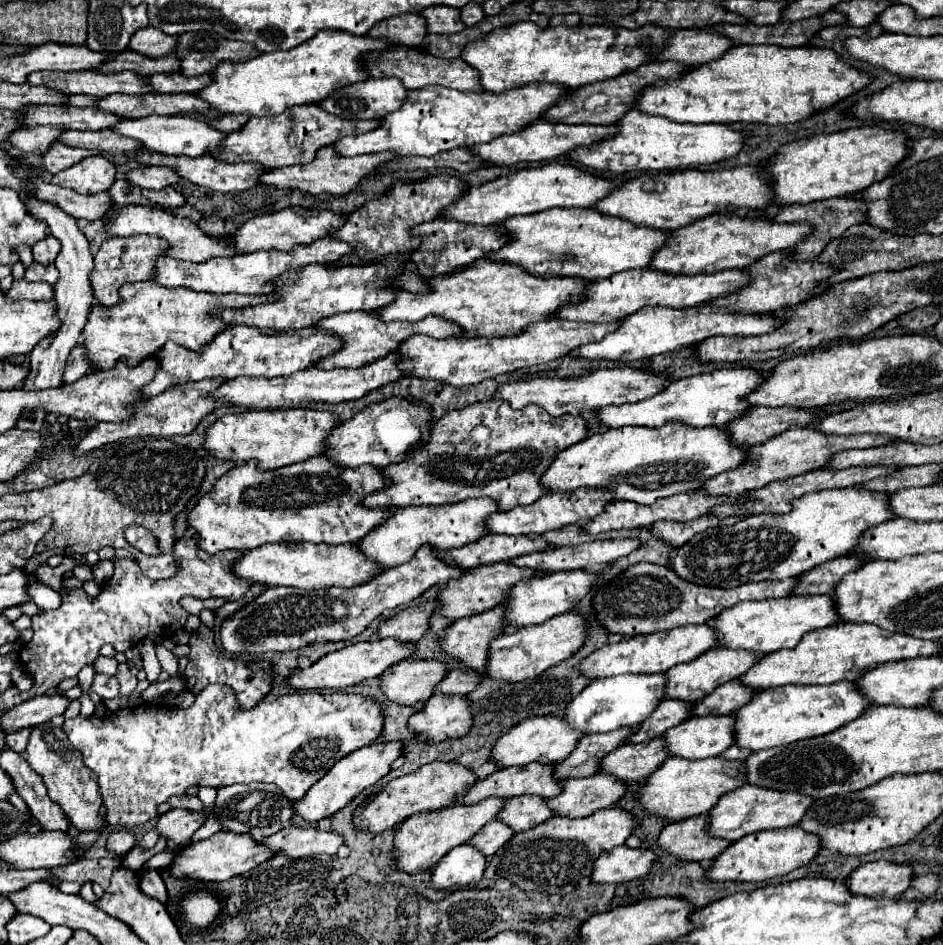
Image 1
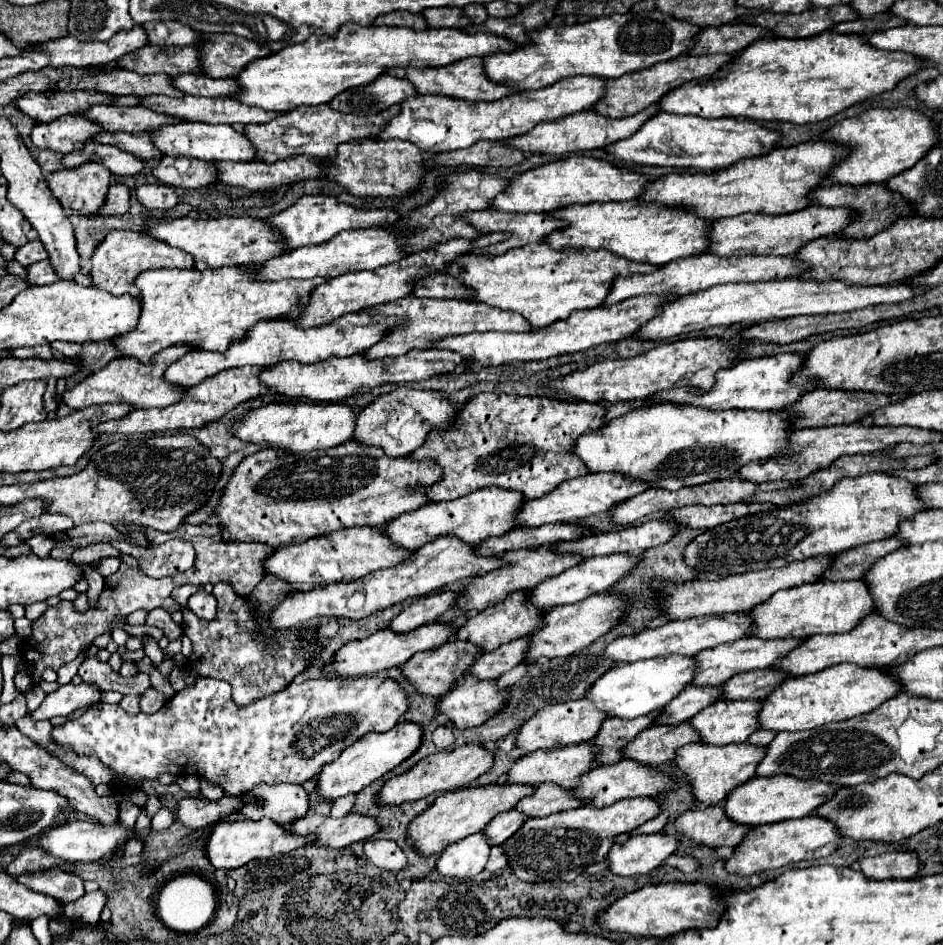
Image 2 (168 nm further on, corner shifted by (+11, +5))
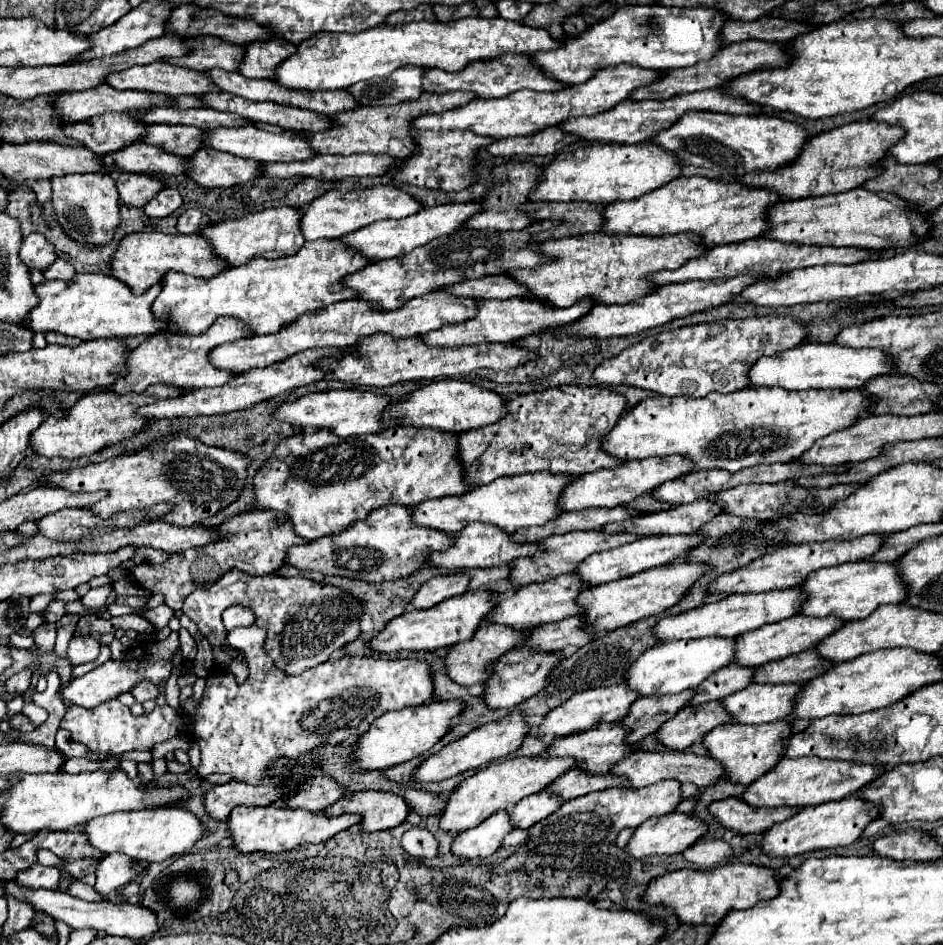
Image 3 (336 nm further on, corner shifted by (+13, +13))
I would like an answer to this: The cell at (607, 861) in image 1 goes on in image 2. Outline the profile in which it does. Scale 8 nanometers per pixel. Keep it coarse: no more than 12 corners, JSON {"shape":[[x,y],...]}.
{"shape":[[661,833],[615,843],[605,861],[611,873],[643,875],[675,851]]}

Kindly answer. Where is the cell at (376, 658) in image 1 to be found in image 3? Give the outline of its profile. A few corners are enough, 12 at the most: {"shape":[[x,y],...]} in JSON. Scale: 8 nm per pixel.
{"shape":[[491,591],[411,609],[371,647],[437,651],[469,641],[493,611]]}

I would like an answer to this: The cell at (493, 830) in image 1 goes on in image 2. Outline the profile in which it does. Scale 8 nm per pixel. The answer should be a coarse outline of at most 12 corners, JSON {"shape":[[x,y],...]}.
{"shape":[[515,809],[495,815],[483,829],[489,845],[507,841],[523,825]]}

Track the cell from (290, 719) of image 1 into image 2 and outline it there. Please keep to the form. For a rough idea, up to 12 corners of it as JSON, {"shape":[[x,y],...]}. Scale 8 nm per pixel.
{"shape":[[197,677],[157,713],[95,703],[53,739],[139,789],[313,779],[407,711],[381,677],[237,707]]}

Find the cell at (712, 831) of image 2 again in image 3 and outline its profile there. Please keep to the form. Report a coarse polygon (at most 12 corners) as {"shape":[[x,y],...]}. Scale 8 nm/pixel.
{"shape":[[739,797],[709,811],[731,831],[763,833],[799,813],[795,807],[751,807]]}

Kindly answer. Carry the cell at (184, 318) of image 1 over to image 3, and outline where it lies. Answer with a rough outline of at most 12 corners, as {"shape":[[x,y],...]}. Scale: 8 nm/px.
{"shape":[[339,239],[211,279],[167,273],[167,333],[227,315],[255,335],[355,299],[369,263]]}

